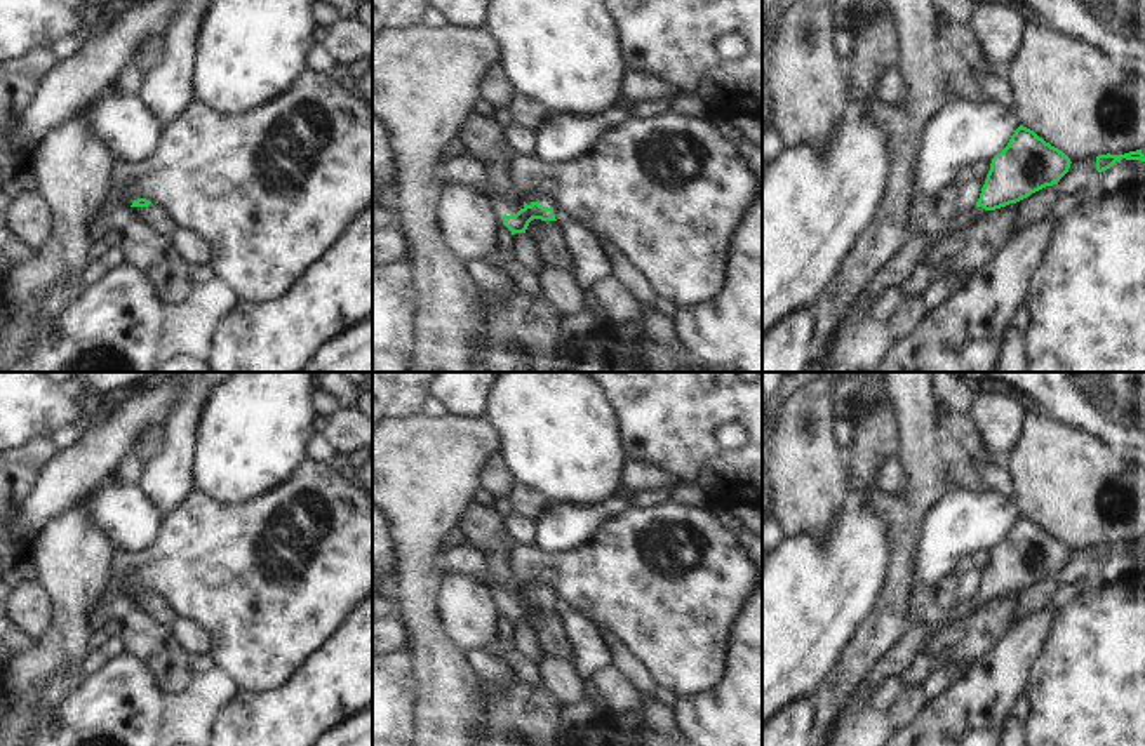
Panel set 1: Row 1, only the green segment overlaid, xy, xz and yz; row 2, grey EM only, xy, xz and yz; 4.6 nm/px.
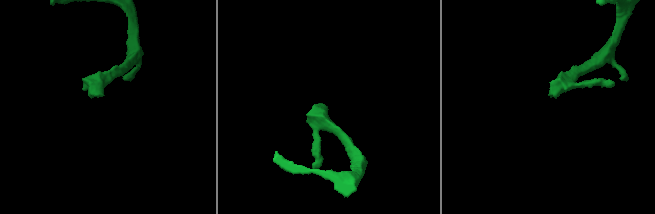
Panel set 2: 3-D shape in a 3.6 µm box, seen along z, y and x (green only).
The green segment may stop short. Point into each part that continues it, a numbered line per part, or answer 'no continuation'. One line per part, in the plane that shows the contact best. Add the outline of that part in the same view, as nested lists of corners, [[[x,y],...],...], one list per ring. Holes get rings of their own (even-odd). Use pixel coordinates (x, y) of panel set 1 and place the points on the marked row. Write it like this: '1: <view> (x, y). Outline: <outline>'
1: xz (545, 200). Outline: [[[524,195],[522,200],[531,205],[532,202],[538,202],[539,205],[543,207],[548,207],[553,210],[555,214],[555,219],[560,221],[560,216],[559,216],[559,207],[557,203],[553,202],[553,198],[550,195]]]

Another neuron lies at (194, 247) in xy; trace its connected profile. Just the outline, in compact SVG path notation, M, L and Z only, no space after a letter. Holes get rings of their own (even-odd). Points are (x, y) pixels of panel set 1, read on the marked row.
M176 226L171 233L176 252L188 263L209 263L212 250L205 236L186 226Z

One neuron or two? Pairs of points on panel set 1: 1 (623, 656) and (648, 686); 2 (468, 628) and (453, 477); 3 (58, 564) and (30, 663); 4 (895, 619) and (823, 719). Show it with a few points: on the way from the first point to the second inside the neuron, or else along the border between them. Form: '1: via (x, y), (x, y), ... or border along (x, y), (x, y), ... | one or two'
1: via (627, 663), (641, 679) | one
2: border along (446, 572), (439, 590), (437, 614) | two
3: via (65, 588), (65, 628), (54, 639) | one
4: via (870, 644), (855, 659), (832, 694) | one

